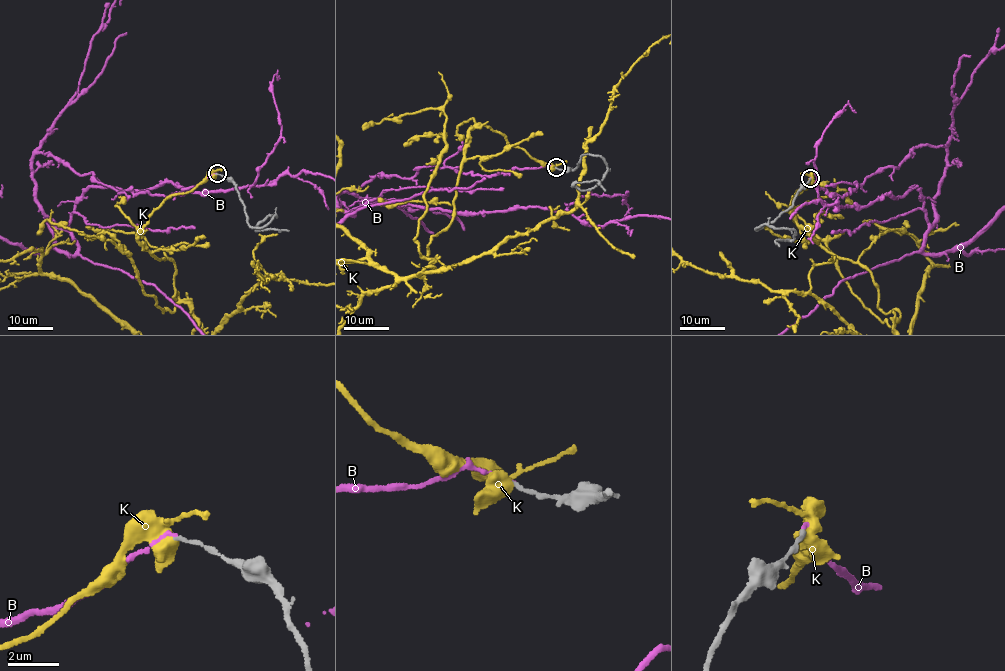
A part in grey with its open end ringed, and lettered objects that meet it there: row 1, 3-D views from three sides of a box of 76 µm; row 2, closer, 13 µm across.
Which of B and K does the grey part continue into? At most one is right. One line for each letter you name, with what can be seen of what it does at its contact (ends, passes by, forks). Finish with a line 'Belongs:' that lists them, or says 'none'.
B: it ends
Belongs: B

